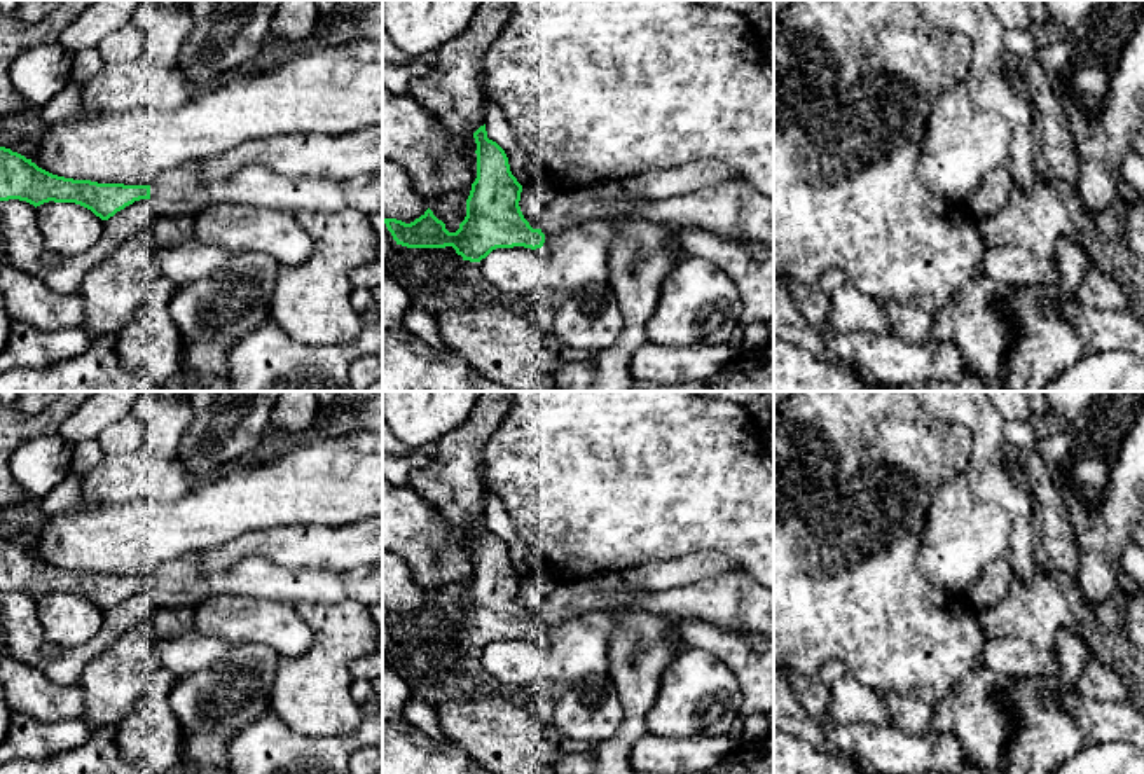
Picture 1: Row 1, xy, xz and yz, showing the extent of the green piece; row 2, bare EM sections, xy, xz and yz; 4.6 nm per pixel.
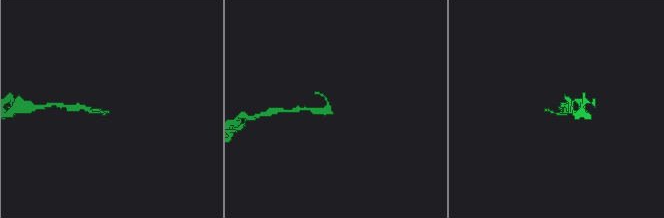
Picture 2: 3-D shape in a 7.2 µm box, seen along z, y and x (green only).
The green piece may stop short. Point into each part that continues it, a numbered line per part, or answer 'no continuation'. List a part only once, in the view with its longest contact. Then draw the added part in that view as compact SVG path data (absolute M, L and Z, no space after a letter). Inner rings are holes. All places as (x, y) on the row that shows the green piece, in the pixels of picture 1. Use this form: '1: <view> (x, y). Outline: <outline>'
1: xy (179, 191). Outline: M199 161L161 173L150 183L150 204L157 217L176 217L201 211L224 203L253 204L292 215L300 211L335 213L355 208L365 215L382 211L382 169L351 180L332 180L325 176L283 176L262 166L246 166L220 182L208 182L199 173Z

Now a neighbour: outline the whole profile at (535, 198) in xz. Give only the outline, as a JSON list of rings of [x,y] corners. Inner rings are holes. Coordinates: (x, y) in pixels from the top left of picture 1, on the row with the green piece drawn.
[[[545,183],[522,187],[520,211],[533,229],[540,229],[540,218],[559,192]]]

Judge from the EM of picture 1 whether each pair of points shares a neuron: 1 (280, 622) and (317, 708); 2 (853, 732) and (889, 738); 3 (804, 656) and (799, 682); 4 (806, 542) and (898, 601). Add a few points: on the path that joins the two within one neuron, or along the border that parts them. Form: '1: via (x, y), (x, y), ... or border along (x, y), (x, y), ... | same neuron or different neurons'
1: border along (297, 615), (311, 645), (282, 657) | different neurons
2: via (861, 738), (881, 738) | same neuron
3: border along (792, 668), (816, 675) | different neurons
4: via (828, 565), (865, 601), (875, 601) | same neuron

